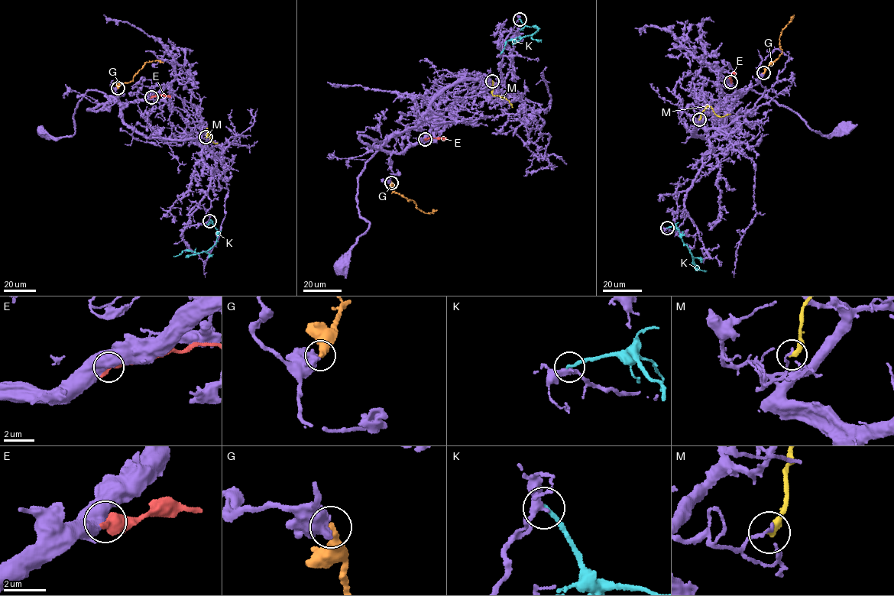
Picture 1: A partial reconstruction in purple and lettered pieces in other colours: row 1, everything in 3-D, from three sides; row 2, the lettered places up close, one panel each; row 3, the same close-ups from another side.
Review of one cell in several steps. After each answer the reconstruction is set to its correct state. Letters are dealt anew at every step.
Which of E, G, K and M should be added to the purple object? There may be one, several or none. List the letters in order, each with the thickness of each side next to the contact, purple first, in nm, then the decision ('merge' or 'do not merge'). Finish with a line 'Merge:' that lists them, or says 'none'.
E: 800 nm thick on the purple side, 420 nm on the other; do not merge
G: 700 nm thick on the purple side, 360 nm on the other; do not merge
K: 320 nm thick on the purple side, 200 nm on the other; do not merge
M: 160 nm thick on the purple side, 340 nm on the other; do not merge
Merge: none

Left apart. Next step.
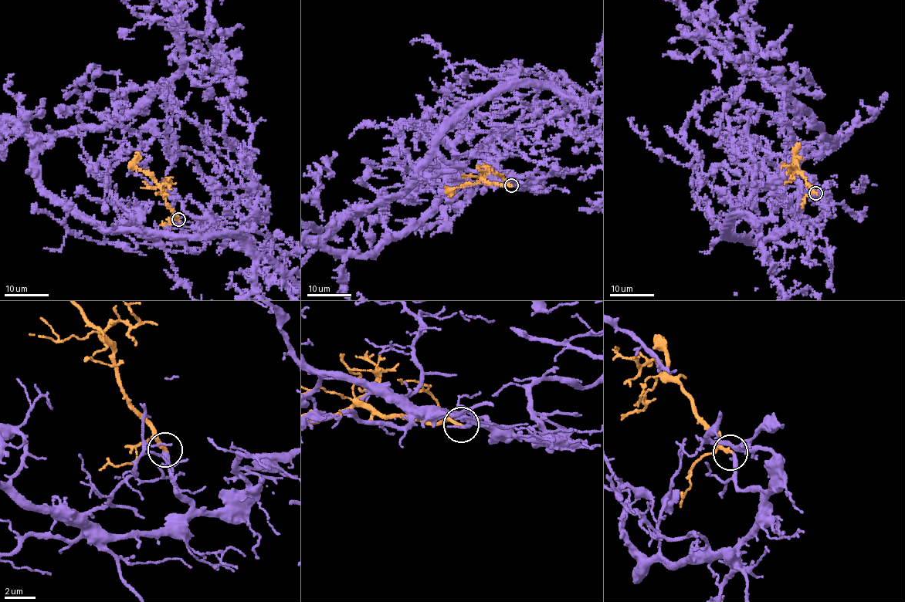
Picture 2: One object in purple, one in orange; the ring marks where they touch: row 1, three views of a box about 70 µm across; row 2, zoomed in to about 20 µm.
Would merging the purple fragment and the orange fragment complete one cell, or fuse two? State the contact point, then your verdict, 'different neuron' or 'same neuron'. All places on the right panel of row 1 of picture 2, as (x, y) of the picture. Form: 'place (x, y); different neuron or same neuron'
place (815, 193); same neuron

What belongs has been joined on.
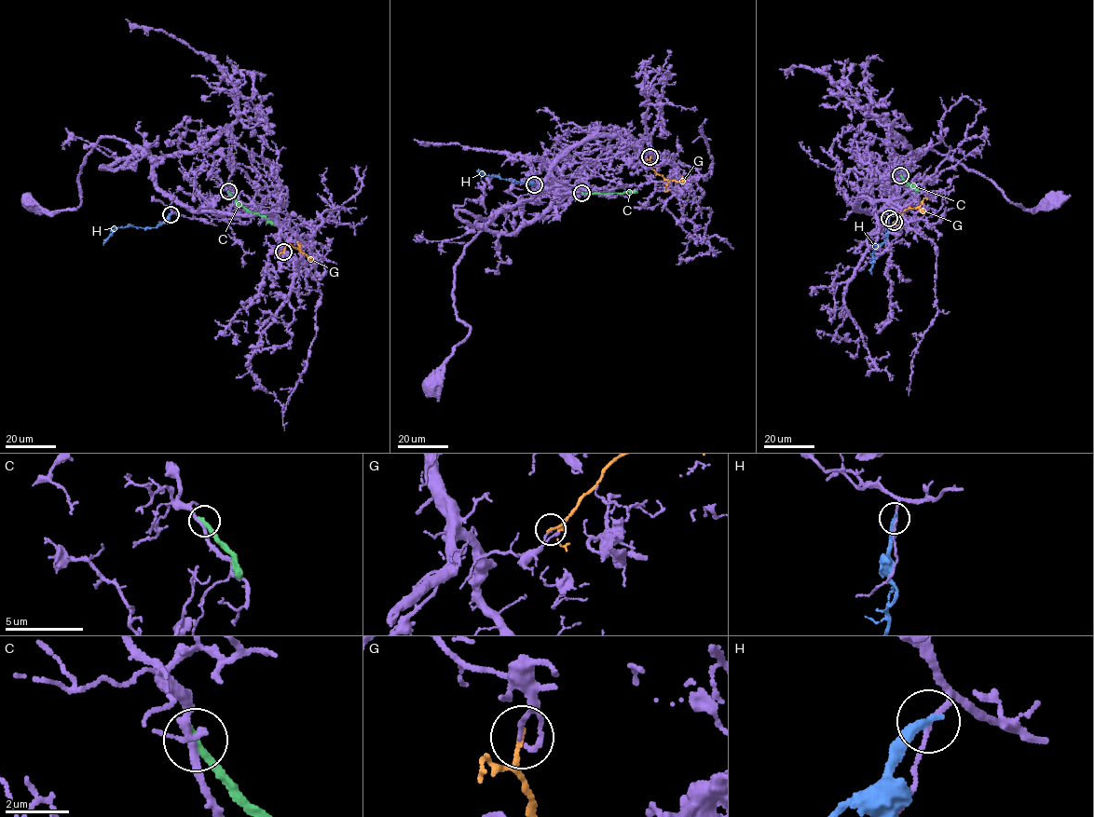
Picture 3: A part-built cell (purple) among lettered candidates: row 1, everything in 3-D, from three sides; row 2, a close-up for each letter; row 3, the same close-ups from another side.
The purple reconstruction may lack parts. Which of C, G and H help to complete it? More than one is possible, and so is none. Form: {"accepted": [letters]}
{"accepted": []}

